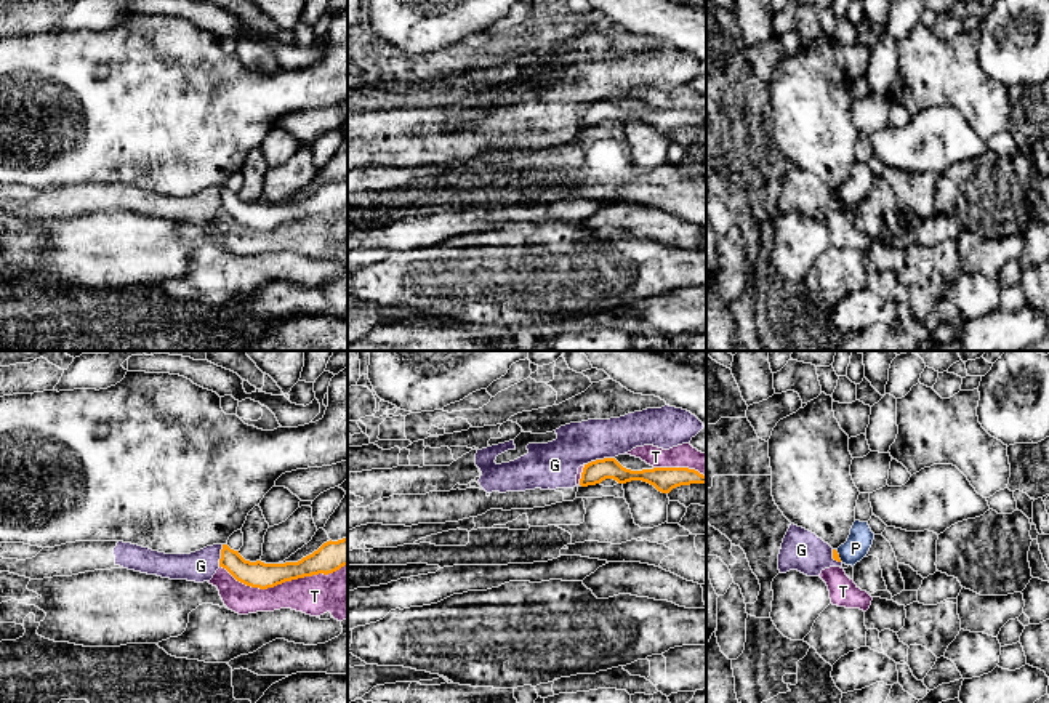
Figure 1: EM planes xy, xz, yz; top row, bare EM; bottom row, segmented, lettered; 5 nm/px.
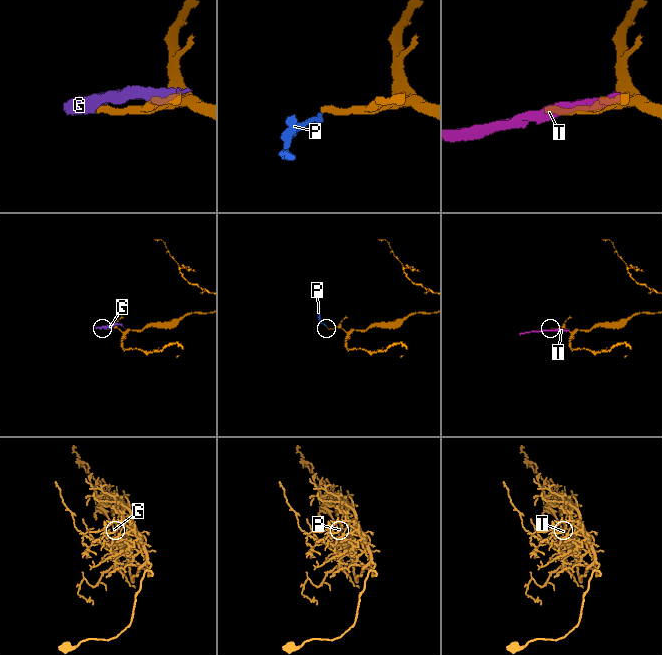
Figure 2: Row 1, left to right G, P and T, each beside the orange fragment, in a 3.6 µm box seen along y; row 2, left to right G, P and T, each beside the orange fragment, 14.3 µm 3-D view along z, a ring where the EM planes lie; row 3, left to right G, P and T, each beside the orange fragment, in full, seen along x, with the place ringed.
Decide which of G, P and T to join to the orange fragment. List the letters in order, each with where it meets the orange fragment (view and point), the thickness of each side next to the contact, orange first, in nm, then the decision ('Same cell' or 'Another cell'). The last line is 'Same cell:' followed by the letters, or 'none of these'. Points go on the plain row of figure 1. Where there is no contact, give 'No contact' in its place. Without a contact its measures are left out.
G: Touches orange at xz (599, 101). Thickness 110 nm (orange) against 240 nm. Another cell
P: Touches orange at yz (838, 197). Thickness 30 nm (orange) against 120 nm. Same cell
T: Touches orange at xy (282, 223). Thickness 140 nm (orange) against 200 nm. Another cell
Same cell: P

